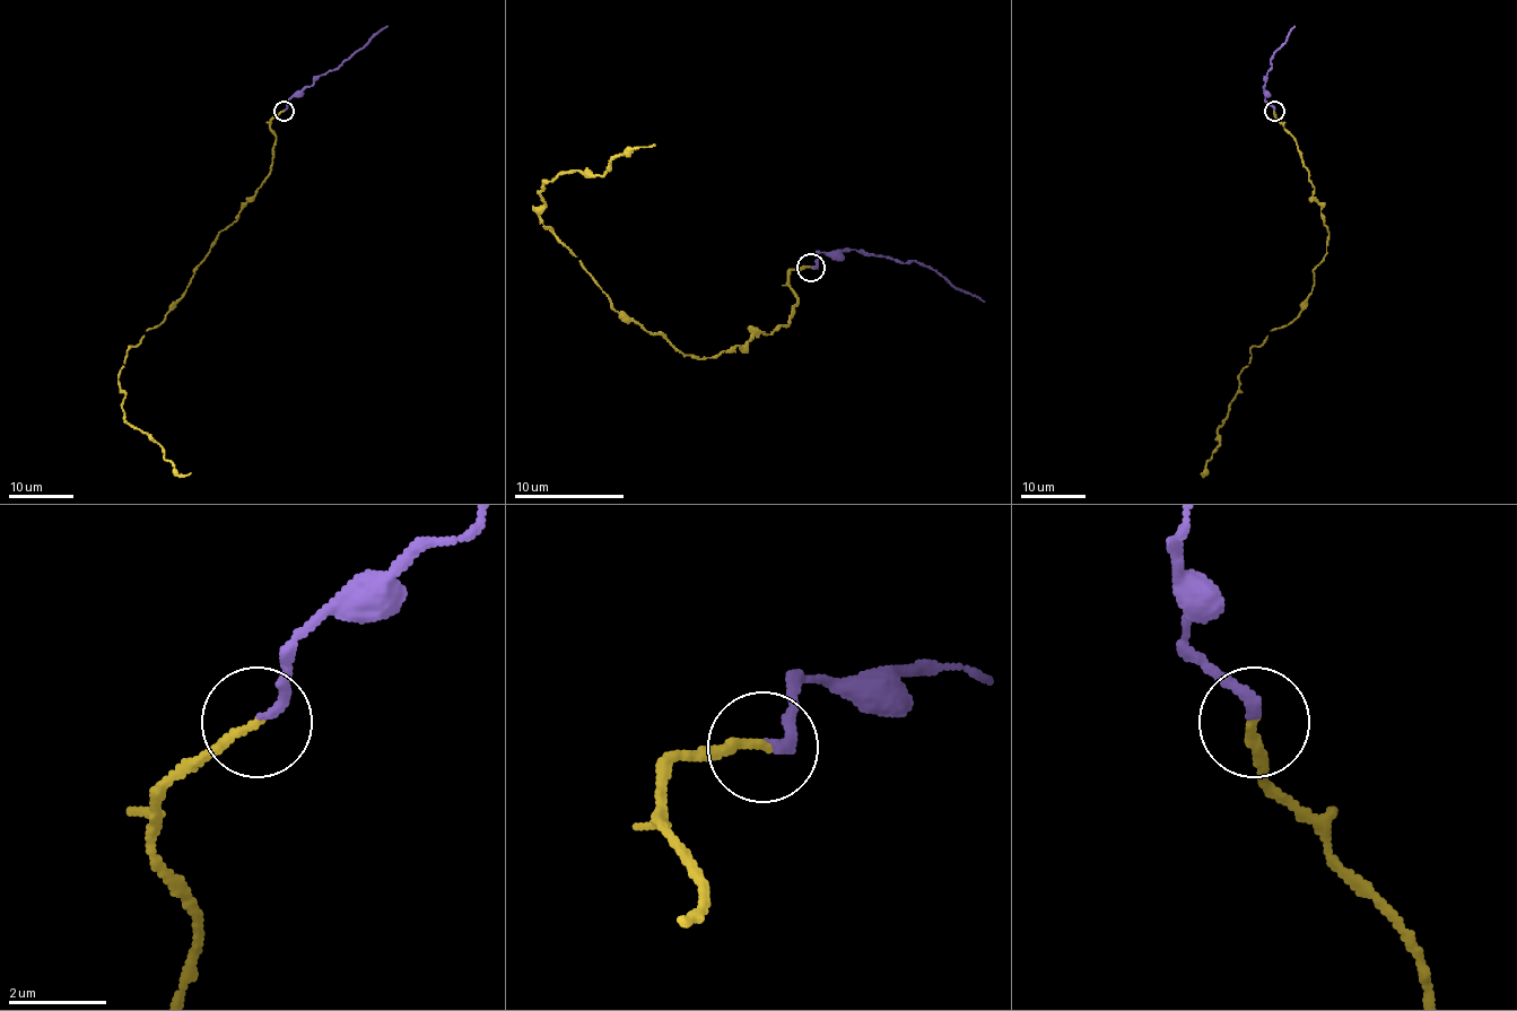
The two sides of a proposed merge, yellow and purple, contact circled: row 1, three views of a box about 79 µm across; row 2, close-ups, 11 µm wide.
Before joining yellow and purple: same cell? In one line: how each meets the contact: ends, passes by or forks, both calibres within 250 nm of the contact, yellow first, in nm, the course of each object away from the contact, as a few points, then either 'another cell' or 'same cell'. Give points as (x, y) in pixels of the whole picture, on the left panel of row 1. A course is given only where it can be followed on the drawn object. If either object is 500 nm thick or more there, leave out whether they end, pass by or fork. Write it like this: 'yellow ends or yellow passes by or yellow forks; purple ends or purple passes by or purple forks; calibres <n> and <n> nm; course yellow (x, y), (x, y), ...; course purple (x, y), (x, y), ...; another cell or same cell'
yellow ends; purple ends; calibres 190 and 220 nm; course yellow (284, 111), (269, 124), (269, 174), (118, 375), (124, 419), (180, 475), (191, 473); course purple (284, 110), (290, 99), (339, 67), (386, 26); same cell

